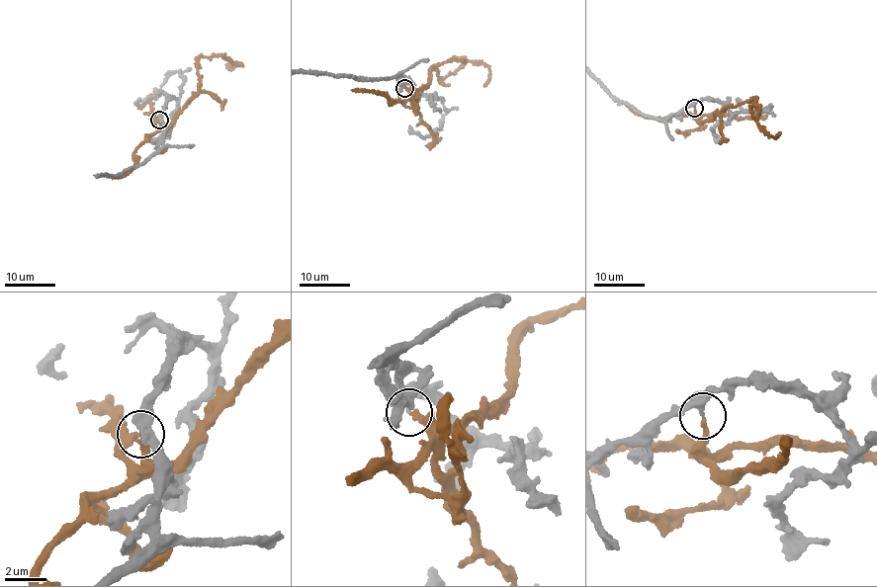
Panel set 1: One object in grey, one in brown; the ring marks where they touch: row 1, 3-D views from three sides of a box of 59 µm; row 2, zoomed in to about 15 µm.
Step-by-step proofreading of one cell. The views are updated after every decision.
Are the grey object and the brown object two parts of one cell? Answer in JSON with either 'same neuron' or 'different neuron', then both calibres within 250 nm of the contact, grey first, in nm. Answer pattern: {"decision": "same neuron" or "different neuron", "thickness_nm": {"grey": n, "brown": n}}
{"decision": "different neuron", "thickness_nm": {"grey": 200, "brown": 260}}

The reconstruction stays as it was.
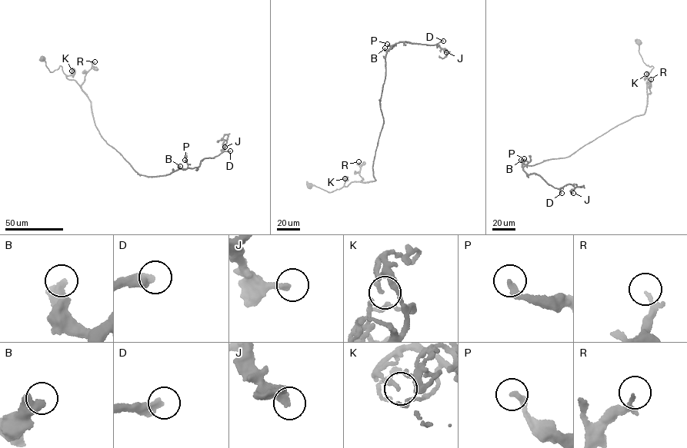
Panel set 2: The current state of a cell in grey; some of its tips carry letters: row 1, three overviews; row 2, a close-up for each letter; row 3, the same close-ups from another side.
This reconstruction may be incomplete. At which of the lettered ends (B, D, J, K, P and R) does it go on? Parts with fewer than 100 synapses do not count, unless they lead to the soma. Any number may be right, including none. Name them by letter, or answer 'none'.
D

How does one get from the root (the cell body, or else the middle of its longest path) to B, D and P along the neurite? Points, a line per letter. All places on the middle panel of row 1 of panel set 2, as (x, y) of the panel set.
B: (309, 184), (330, 192), (353, 181), (375, 180), (372, 164), (384, 121), (380, 100), (385, 73), (385, 48)
D: (309, 184), (330, 192), (375, 180), (387, 51), (402, 41), (443, 41)
P: (309, 184), (330, 192), (375, 180), (385, 60), (393, 45), (387, 44)

